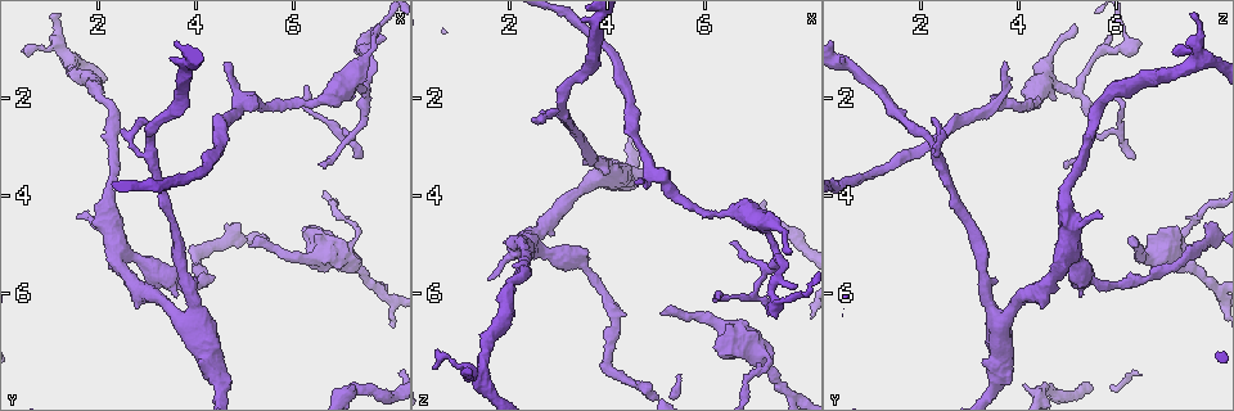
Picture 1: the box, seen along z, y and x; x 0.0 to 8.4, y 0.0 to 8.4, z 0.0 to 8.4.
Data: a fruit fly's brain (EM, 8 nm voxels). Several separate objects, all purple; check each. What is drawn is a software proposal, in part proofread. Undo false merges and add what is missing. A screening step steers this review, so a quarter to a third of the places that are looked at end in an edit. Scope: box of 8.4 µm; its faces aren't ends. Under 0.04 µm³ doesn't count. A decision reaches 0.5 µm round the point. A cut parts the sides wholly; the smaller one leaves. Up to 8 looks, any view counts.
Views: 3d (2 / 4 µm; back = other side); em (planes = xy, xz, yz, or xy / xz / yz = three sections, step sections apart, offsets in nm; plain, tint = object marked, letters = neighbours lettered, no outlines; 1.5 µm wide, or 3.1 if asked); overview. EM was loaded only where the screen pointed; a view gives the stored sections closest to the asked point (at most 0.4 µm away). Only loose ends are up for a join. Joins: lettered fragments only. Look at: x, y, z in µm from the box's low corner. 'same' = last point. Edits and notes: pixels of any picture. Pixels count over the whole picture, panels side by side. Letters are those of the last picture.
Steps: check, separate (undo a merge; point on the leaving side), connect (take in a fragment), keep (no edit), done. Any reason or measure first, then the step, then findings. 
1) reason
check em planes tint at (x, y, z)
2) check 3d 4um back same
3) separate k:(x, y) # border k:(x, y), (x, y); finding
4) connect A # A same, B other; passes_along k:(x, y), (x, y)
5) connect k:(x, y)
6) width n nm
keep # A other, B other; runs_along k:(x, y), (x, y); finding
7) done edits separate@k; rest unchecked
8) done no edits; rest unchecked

calibre changes
check em planes letters at (3.60, 5.75, 5.50)

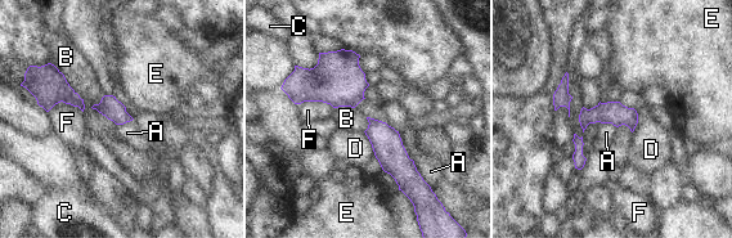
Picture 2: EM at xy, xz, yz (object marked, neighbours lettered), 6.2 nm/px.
keep # A other, B other, C other, D other, E other, F other; border 2:(53, 63), (82, 100), (84, 111); one neuron here

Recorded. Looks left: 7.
free end
check 3d 2um at (6.70, 3.45, 5.00)

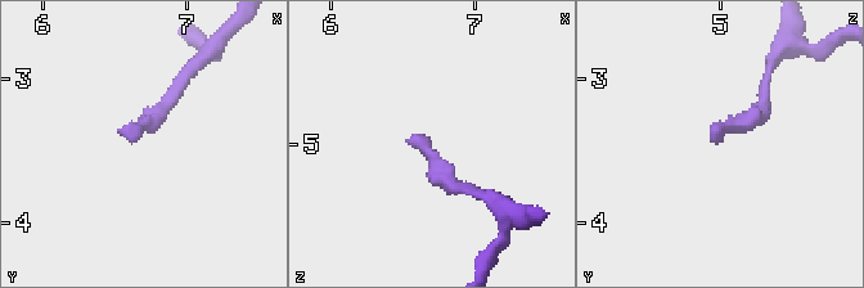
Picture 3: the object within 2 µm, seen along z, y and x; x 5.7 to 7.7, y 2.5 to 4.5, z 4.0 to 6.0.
need the tissue
check em yz step 8 tint at (6.64, 3.42, 4.98)

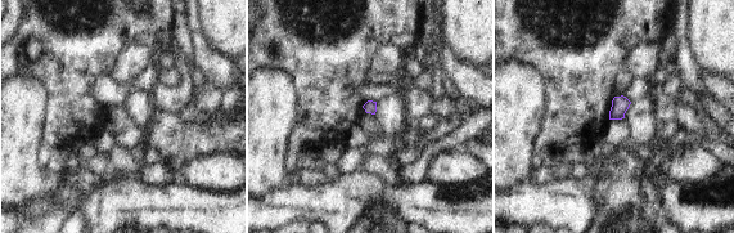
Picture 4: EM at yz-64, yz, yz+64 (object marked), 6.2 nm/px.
check em planes letters same

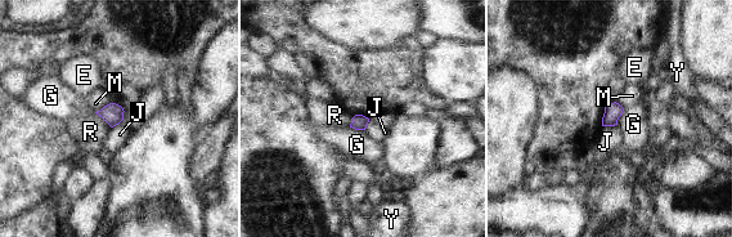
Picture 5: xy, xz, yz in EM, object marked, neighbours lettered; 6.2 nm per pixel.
keep # E other, G other, J other, M other, R other, Y other; border 5:(616, 124), (602, 126); no lettered fragment goes on from it

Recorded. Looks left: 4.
an open end
check em planes letters at (6.25, 1.80, 6.05)

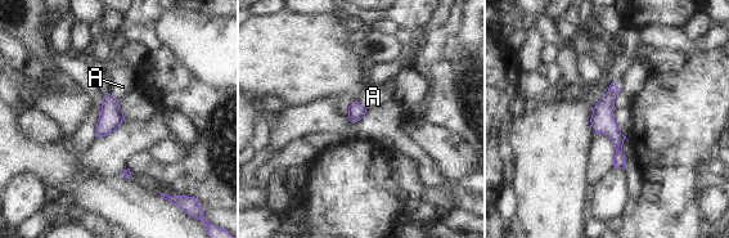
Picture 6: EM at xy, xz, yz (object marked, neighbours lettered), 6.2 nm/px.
longest_contact A 90 nm
keep # A other; no lettered fragment goes on from it

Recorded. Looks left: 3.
done no edits; rest unchecked

